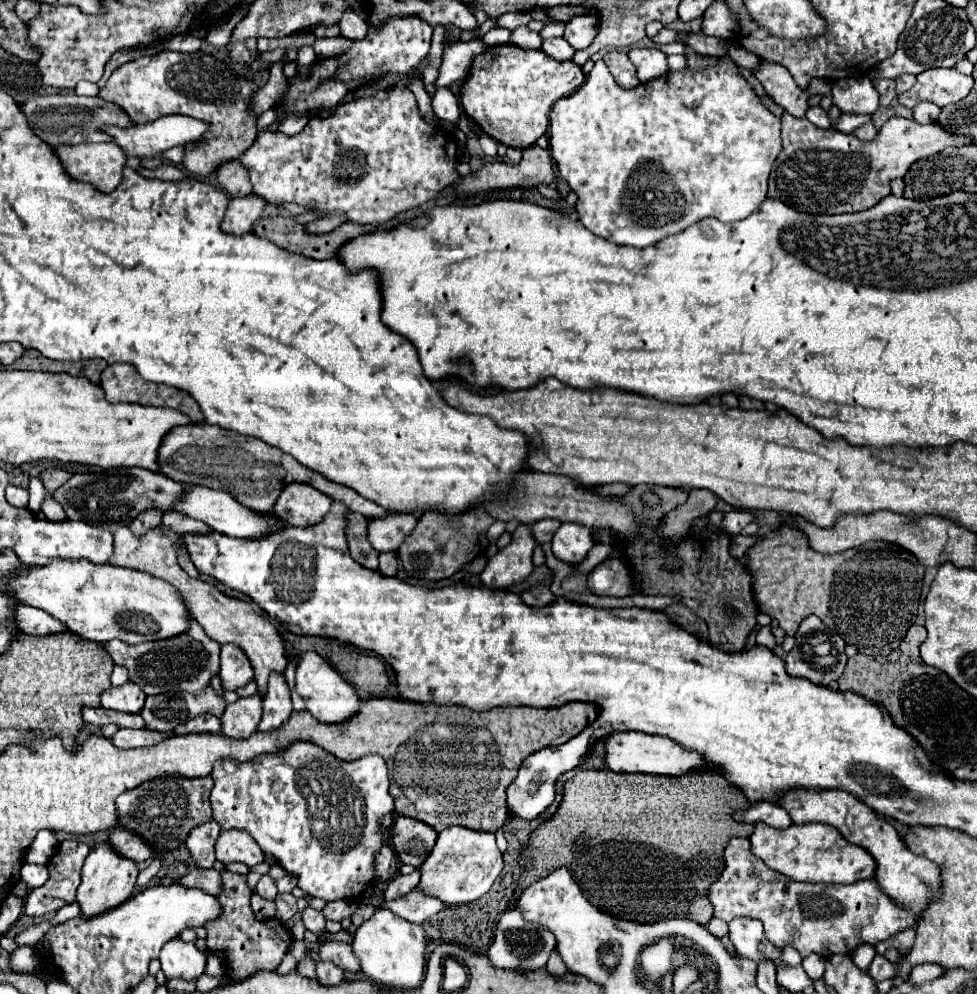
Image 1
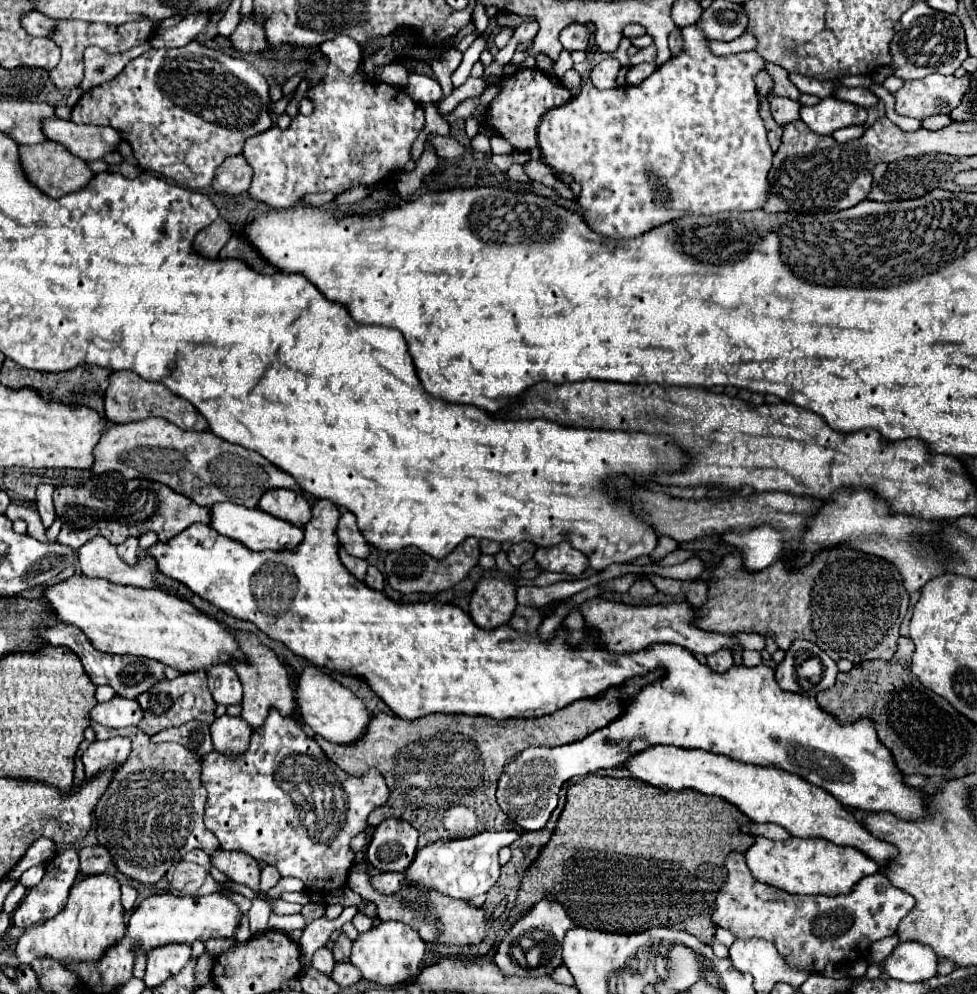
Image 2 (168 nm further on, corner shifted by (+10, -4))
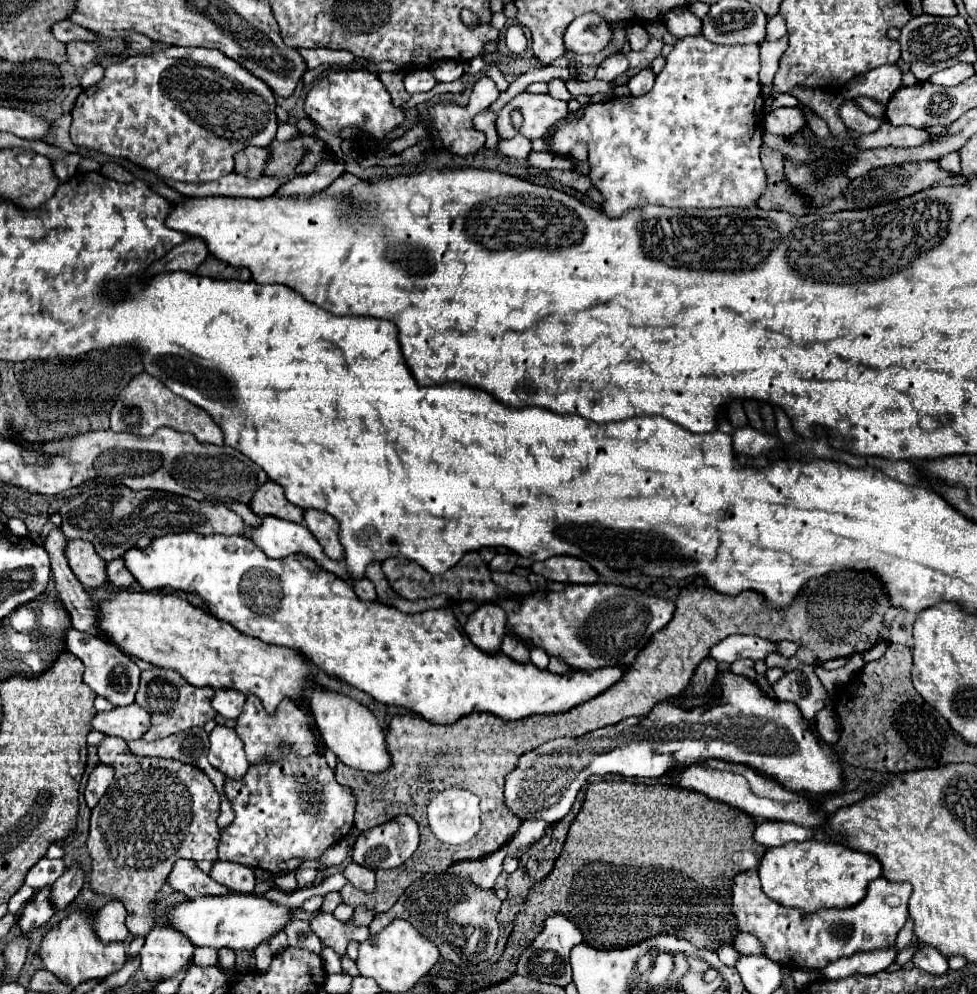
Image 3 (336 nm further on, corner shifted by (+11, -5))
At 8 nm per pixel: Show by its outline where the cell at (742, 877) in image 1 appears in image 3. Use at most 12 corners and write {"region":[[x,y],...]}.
{"region":[[757,869],[733,885],[739,931],[789,967],[823,969],[895,945],[909,883],[869,883],[849,909],[769,899]]}

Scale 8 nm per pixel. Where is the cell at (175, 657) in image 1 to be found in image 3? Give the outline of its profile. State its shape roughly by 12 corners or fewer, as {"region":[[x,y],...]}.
{"region":[[77,629],[67,649],[85,683],[113,705],[131,705],[141,669],[115,645]]}

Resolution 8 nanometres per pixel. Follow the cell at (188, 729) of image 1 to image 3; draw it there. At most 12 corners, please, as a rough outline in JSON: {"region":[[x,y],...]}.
{"region":[[189,729],[147,743],[127,741],[133,755],[193,765],[215,783],[221,797],[219,827],[233,821],[225,775],[209,761],[209,735]]}

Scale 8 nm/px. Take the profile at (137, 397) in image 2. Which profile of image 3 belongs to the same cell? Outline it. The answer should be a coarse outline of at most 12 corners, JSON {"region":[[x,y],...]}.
{"region":[[141,373],[111,411],[111,431],[159,427],[223,445],[217,423]]}

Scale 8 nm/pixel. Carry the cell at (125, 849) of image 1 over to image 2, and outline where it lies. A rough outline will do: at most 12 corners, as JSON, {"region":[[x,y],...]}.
{"region":[[100,844],[78,850],[80,874],[102,874],[114,864]]}

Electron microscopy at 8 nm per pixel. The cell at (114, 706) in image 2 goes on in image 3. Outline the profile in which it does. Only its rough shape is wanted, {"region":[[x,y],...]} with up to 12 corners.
{"region":[[137,703],[97,713],[93,729],[125,741],[149,729],[149,711]]}

